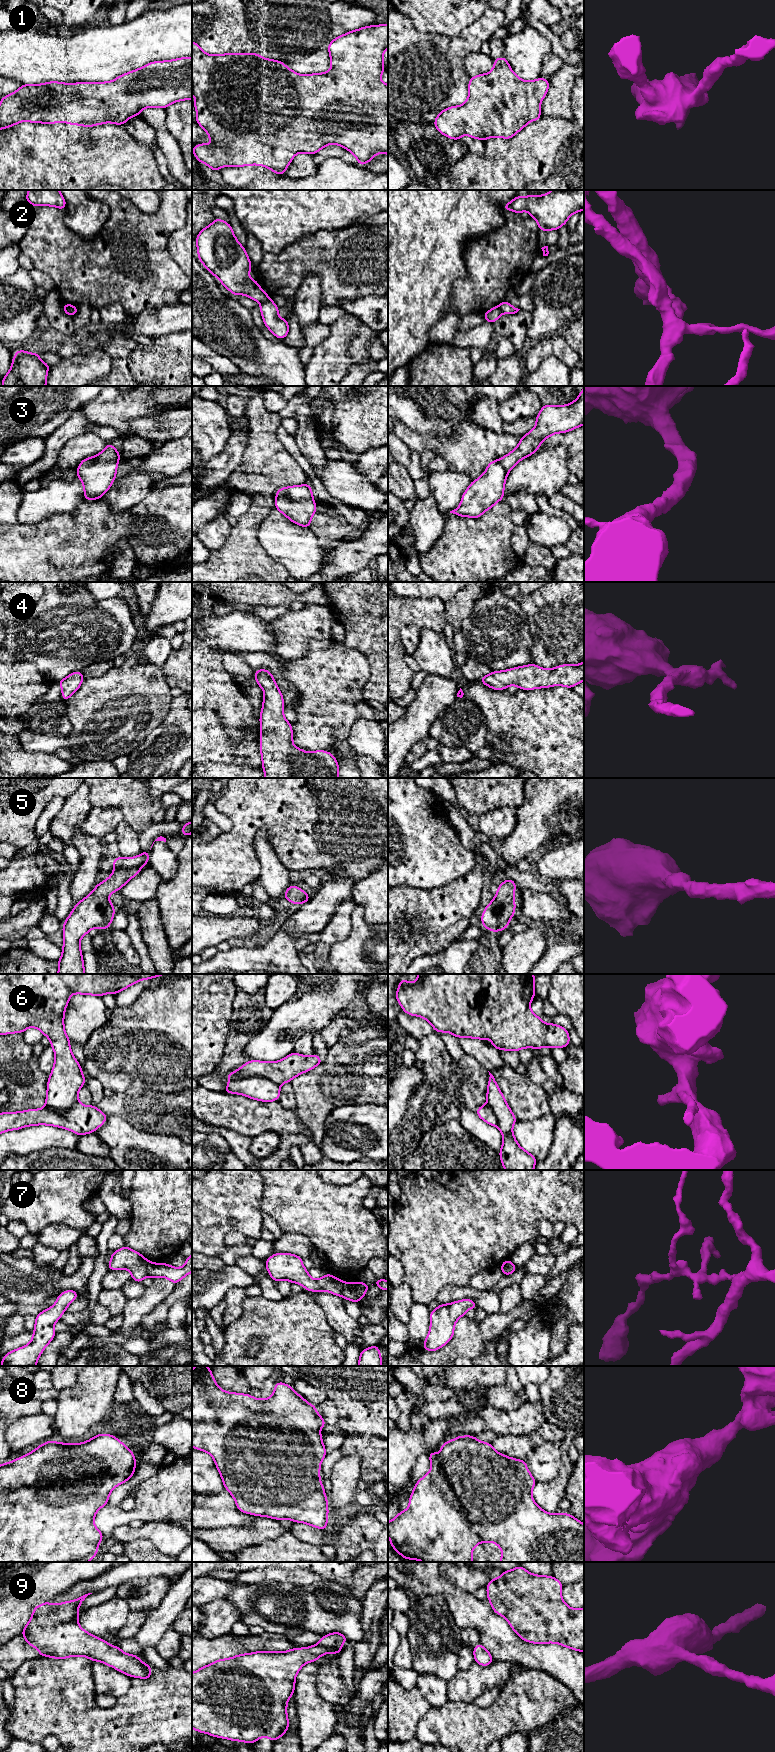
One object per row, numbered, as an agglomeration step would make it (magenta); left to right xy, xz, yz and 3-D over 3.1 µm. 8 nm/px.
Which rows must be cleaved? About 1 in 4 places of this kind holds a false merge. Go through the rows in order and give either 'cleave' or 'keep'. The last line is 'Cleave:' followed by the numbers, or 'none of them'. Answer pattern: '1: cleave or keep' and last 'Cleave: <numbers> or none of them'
1: keep
2: cleave
3: keep
4: keep
5: keep
6: cleave
7: cleave
8: keep
9: keep
Cleave: 2, 6, 7

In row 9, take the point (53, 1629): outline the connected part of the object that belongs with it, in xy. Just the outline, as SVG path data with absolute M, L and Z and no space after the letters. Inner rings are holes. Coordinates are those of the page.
M92 1593L85 1594L73 1601L65 1601L60 1604L44 1602L34 1607L32 1617L21 1632L26 1643L39 1650L39 1657L66 1659L71 1656L84 1656L92 1661L105 1663L130 1677L150 1679L152 1667L148 1663L142 1663L137 1655L124 1653L119 1646L110 1646L107 1641L99 1639L79 1626L78 1607L90 1594Z

